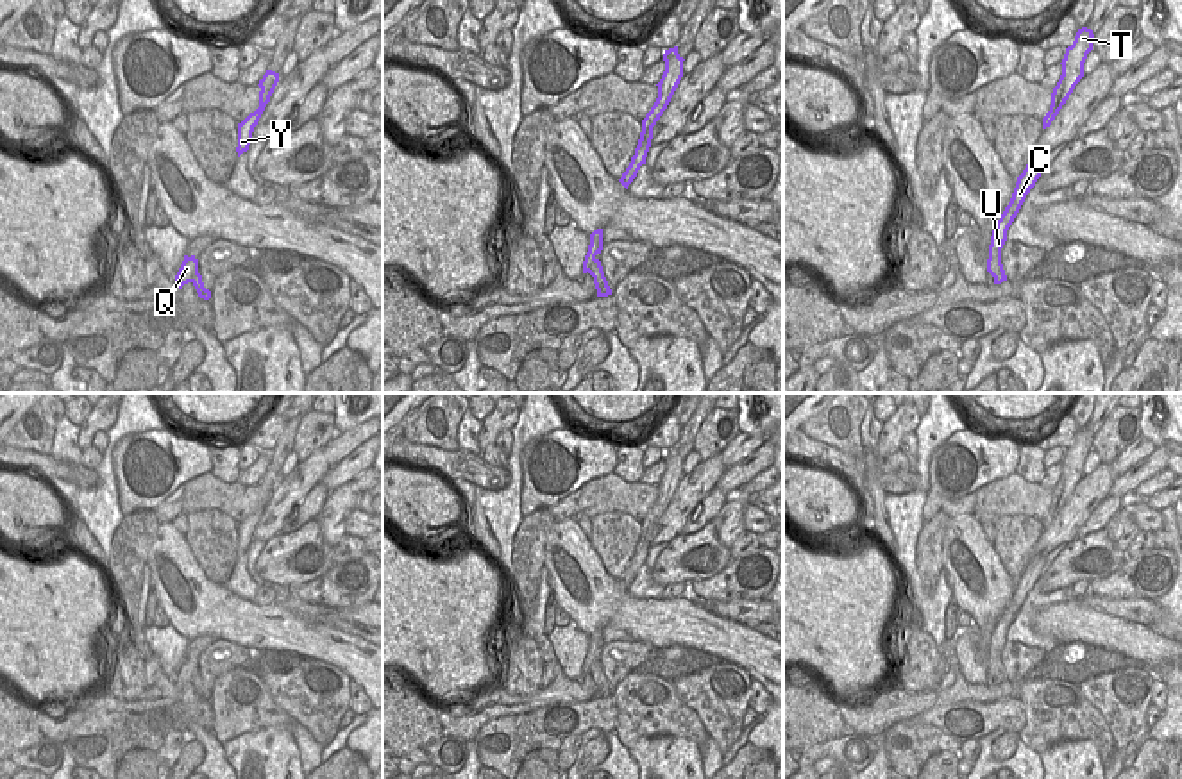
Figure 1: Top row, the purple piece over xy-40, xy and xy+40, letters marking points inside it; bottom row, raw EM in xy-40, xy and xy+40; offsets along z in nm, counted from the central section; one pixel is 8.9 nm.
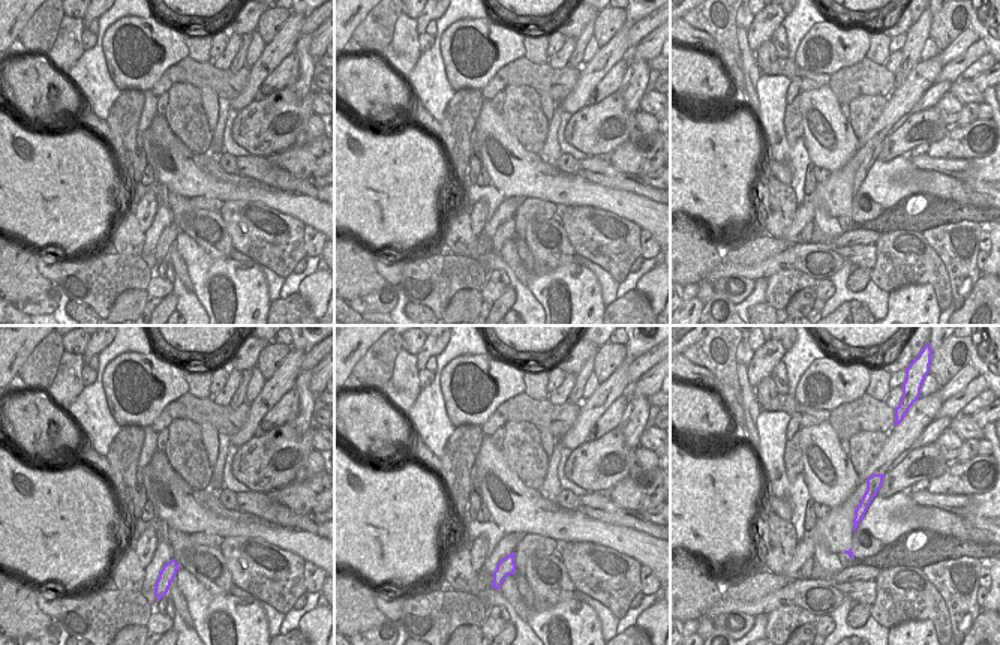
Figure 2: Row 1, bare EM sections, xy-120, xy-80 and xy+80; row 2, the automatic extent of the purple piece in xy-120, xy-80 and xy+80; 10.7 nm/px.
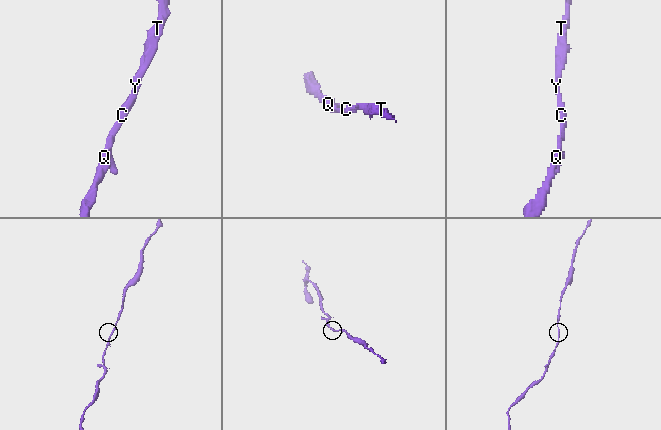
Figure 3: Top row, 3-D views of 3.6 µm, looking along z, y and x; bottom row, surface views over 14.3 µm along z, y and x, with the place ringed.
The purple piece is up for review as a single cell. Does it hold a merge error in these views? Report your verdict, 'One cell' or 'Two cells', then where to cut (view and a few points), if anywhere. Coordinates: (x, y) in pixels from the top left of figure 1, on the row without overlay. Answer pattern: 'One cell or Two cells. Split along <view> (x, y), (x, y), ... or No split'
One cell. No split

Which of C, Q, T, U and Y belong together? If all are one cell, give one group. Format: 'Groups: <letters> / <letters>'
Groups: C Q T U Y

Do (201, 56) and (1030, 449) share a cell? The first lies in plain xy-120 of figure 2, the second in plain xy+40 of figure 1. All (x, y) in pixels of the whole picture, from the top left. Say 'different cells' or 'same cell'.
same cell

